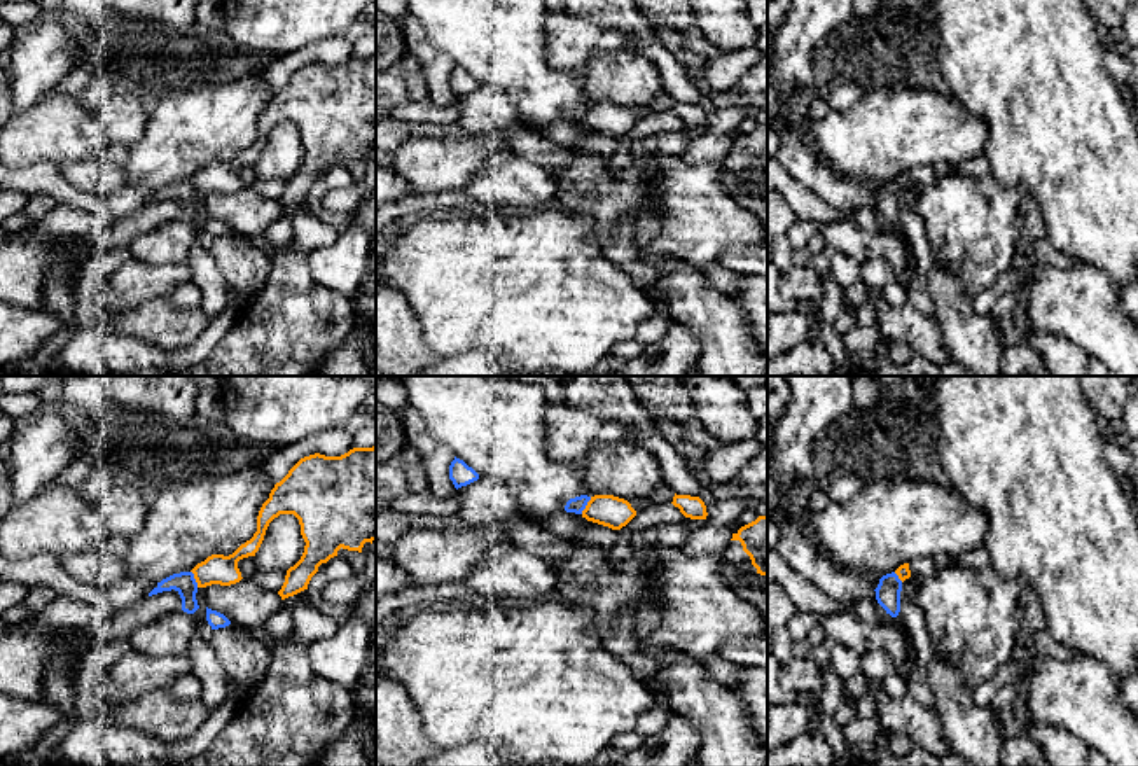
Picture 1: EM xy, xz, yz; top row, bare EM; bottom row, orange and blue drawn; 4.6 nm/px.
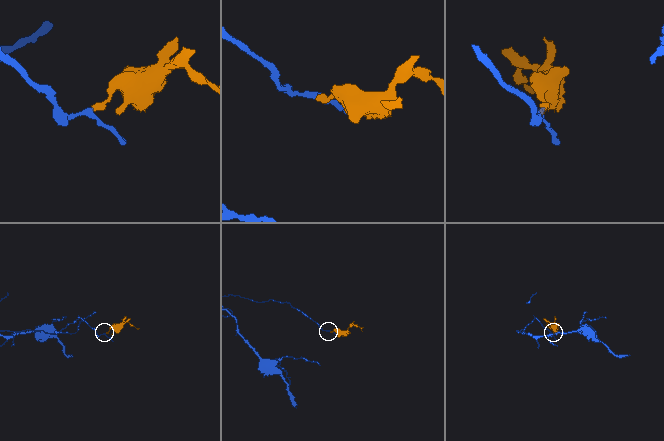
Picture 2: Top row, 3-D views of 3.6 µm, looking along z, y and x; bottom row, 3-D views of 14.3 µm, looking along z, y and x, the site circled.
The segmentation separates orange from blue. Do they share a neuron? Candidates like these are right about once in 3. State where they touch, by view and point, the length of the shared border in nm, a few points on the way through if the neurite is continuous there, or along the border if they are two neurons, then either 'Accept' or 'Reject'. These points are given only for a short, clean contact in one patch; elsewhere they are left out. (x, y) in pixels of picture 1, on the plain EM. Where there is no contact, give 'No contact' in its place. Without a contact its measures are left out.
Touches orange at xz (586, 114). Shared border 90 nm. Boundary: xz (591, 105), (581, 121). Reject

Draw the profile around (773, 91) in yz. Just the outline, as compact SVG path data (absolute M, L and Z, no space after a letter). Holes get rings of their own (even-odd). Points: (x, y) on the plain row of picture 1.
M767 30L767 122L774 126L780 114L781 114L781 89L776 86L773 75L773 47L771 47L771 33Z

